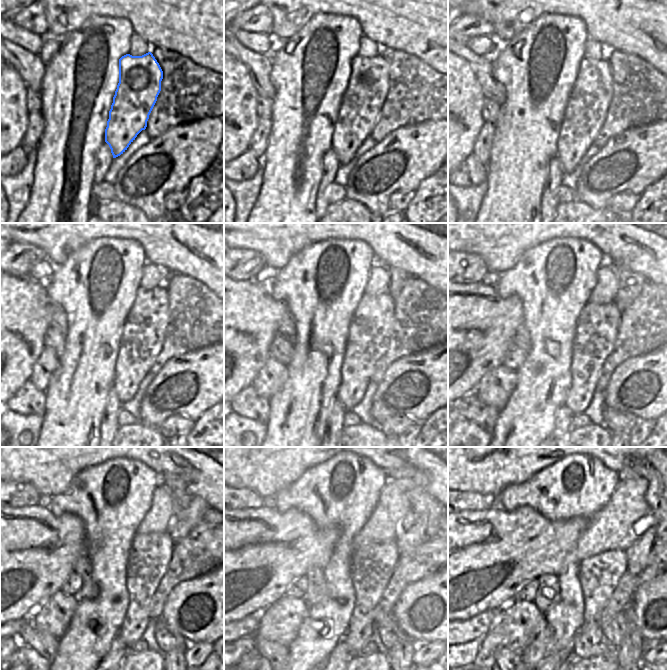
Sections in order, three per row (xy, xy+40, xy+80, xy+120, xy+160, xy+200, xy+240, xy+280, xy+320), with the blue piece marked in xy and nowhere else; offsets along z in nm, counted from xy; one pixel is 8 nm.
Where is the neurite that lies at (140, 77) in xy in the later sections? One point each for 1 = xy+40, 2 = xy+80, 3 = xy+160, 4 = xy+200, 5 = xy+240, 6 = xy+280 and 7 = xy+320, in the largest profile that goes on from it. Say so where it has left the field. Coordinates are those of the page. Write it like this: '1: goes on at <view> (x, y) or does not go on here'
1: goes on at xy+40 (361, 104)
2: goes on at xy+80 (588, 103)
3: goes on at xy+160 (370, 330)
4: goes on at xy+200 (598, 324)
5: goes on at xy+240 (150, 554)
6: goes on at xy+280 (373, 563)
7: goes on at xy+320 (599, 575)

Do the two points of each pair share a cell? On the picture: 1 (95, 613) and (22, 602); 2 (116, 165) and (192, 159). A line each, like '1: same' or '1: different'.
1: different
2: different

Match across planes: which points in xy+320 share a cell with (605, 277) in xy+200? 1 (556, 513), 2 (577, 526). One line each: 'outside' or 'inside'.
1: outside
2: inside

